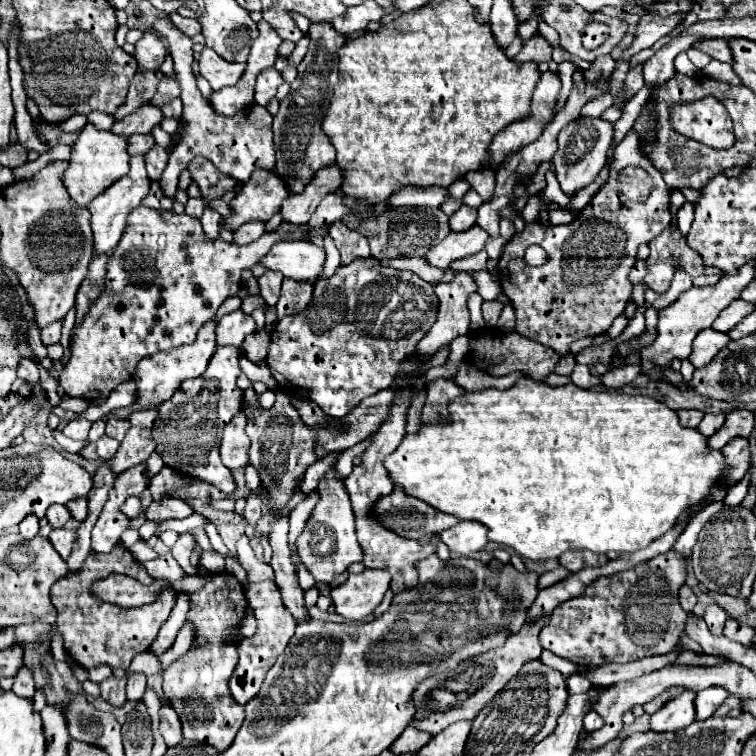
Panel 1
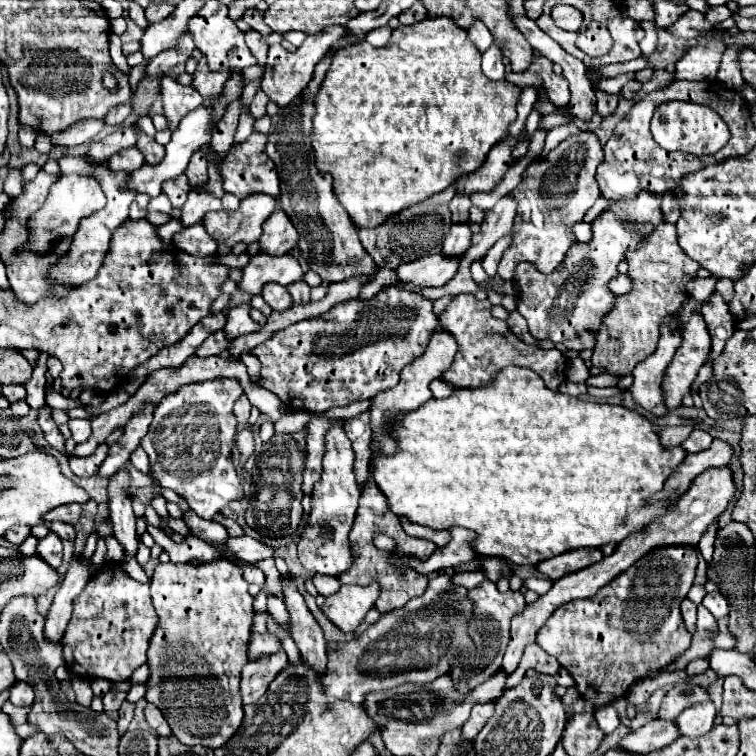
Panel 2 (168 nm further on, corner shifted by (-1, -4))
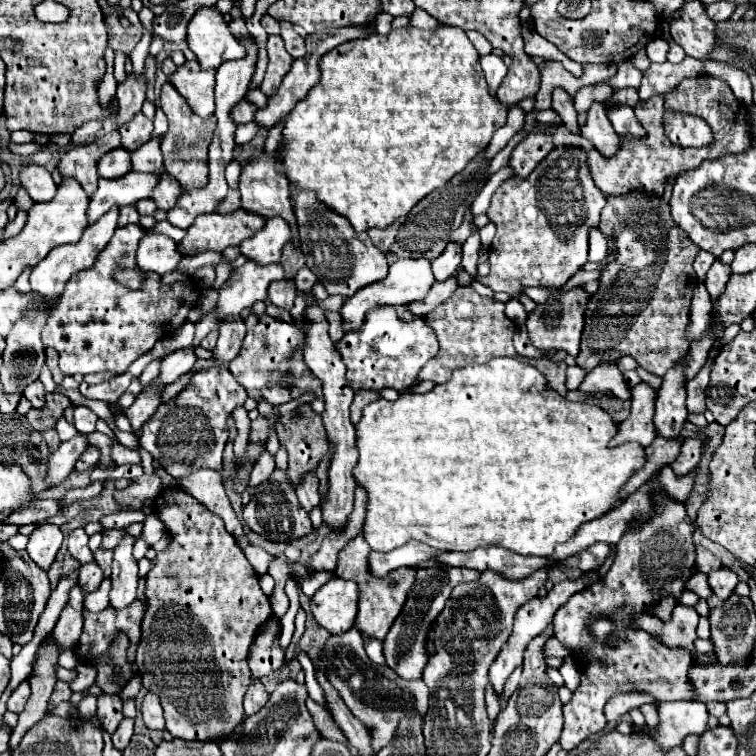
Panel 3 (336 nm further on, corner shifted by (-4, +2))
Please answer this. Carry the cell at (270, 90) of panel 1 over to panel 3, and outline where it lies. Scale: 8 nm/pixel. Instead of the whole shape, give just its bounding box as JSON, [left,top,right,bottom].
[234,99,258,123]

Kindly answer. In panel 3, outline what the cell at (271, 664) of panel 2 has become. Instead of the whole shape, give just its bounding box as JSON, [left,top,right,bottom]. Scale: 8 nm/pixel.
[244,679,268,715]

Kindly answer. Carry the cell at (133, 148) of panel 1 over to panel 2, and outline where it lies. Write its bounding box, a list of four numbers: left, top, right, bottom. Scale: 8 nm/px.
[107,147,145,173]

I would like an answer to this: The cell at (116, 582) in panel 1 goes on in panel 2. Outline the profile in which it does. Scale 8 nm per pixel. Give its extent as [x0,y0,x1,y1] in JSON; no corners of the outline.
[145,559,253,747]

